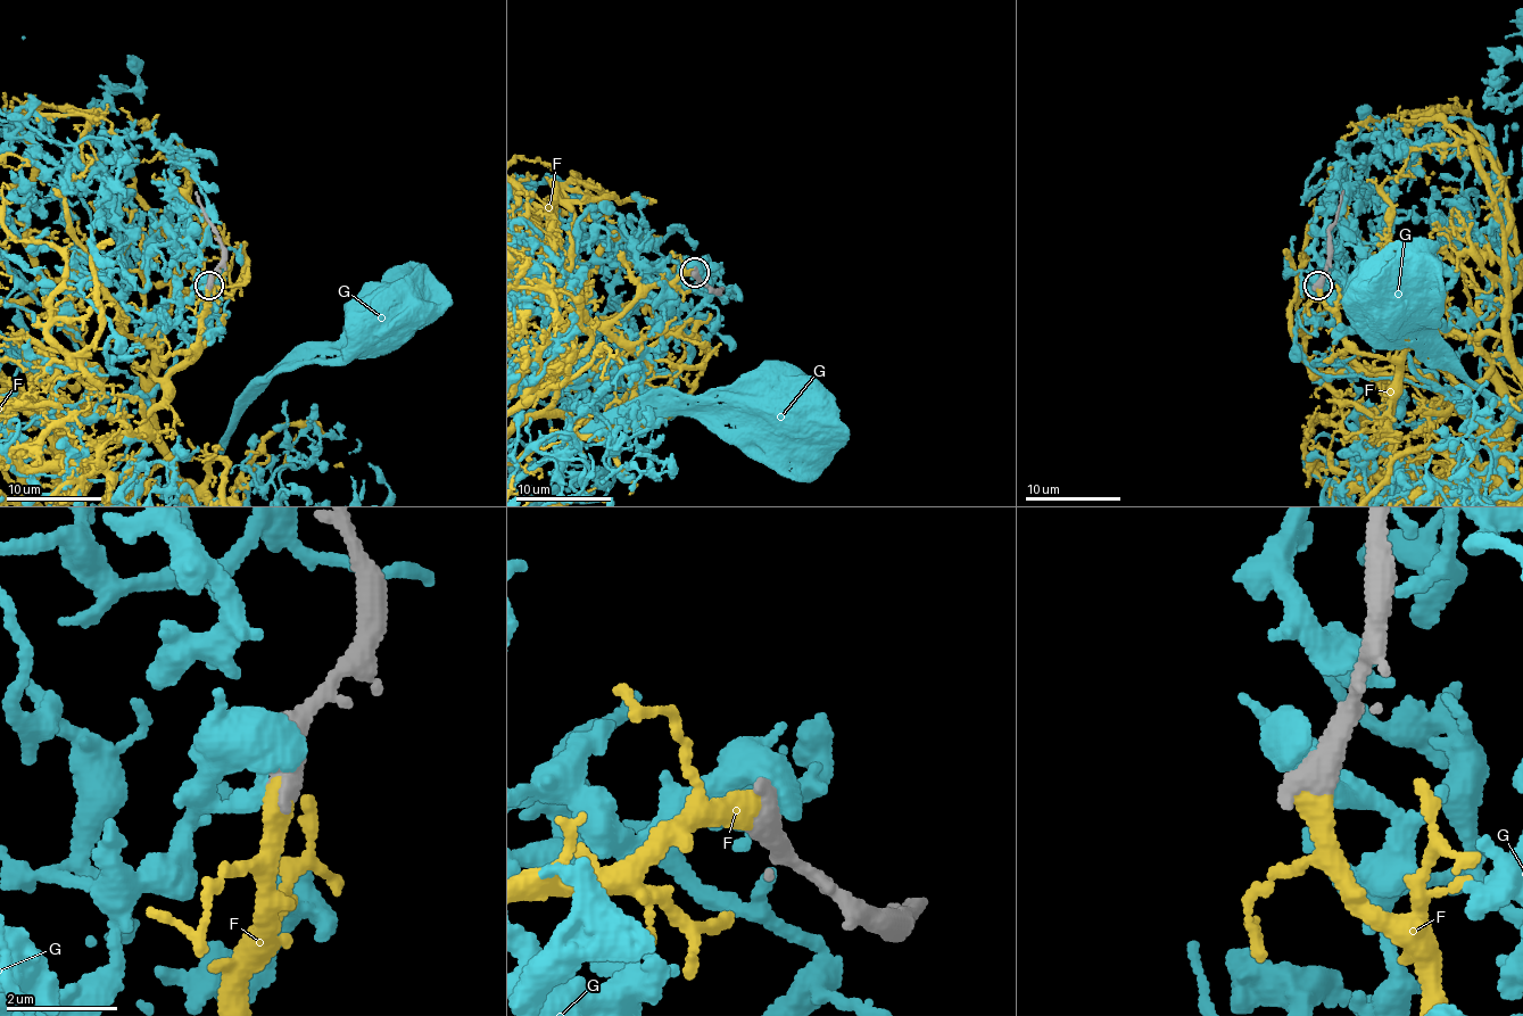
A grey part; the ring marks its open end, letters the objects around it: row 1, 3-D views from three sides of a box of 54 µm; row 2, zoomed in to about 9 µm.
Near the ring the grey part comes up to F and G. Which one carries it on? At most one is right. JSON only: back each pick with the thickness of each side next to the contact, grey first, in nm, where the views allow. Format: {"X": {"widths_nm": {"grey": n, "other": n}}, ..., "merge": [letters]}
{"F": {"widths_nm": {"grey": 550, "other": 440}}, "merge": ["F"]}

